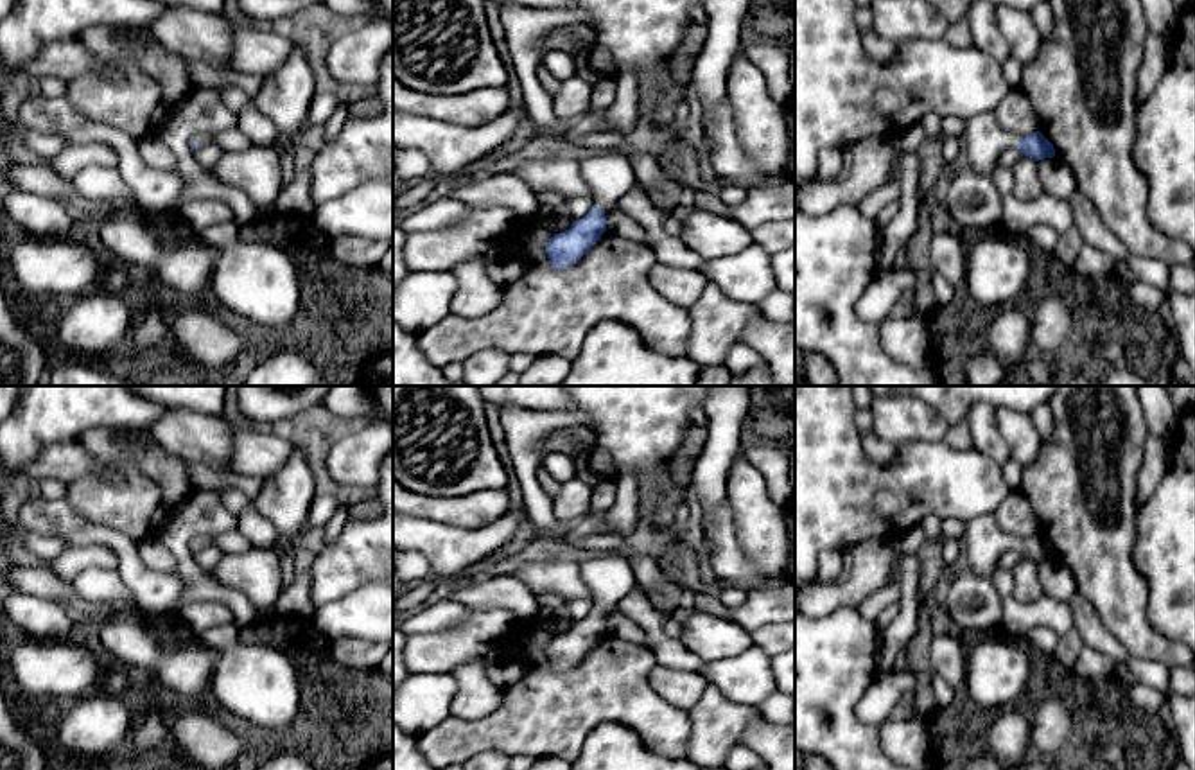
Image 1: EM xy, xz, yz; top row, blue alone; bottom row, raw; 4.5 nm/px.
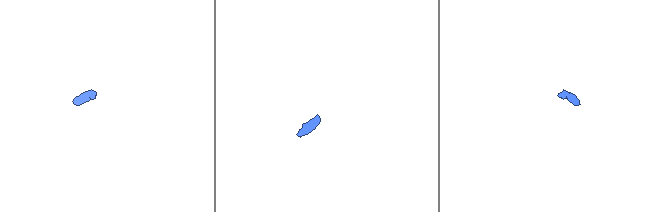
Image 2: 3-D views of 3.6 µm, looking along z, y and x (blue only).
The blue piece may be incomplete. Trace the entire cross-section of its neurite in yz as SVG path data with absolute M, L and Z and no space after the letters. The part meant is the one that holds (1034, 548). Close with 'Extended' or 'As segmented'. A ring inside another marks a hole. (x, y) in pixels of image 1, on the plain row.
M992 513L969 521L964 538L969 562L967 569L974 574L992 574L998 569L998 558L1012 549L1017 549L1025 558L1037 564L1055 558L1053 547L1041 533L1019 540L1005 533Z. Extended

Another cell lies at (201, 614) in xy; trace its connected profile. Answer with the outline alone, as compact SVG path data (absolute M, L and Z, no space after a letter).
M217 599L194 601L183 607L181 617L196 635L199 635L210 626L233 621L230 607Z

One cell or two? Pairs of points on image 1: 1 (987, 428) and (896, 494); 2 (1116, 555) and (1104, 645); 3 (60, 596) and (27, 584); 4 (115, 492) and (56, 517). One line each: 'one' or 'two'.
1: two
2: two
3: one
4: two

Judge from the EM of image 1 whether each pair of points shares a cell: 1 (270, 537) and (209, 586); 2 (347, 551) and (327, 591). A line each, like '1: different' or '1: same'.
1: different
2: same

